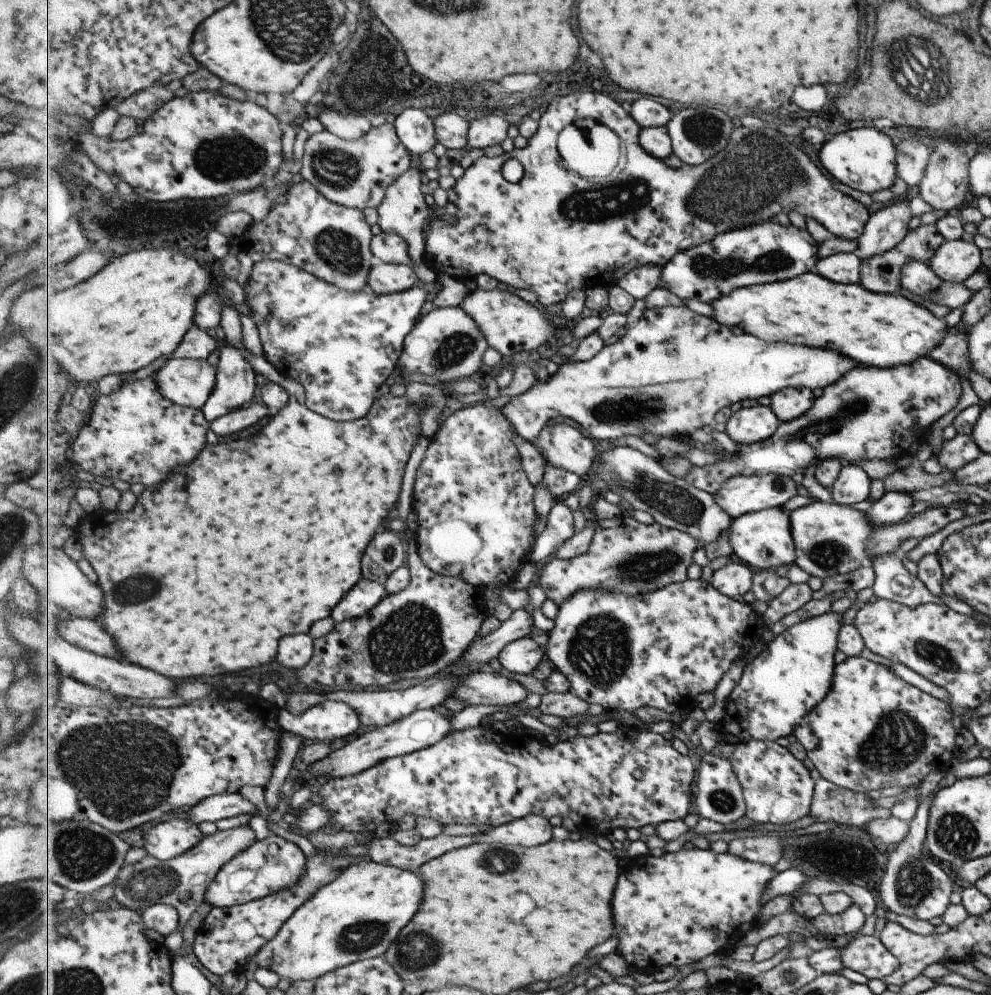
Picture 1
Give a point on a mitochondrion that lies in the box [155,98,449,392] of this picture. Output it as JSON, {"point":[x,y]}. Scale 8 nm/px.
{"point":[219,157]}

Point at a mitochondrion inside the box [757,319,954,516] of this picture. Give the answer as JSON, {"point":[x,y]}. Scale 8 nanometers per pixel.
{"point":[816,428]}

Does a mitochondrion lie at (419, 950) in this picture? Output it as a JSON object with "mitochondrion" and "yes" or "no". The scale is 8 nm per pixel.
{"mitochondrion":"yes"}

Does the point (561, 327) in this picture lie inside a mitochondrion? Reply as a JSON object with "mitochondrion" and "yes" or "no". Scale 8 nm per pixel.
{"mitochondrion":"no"}

